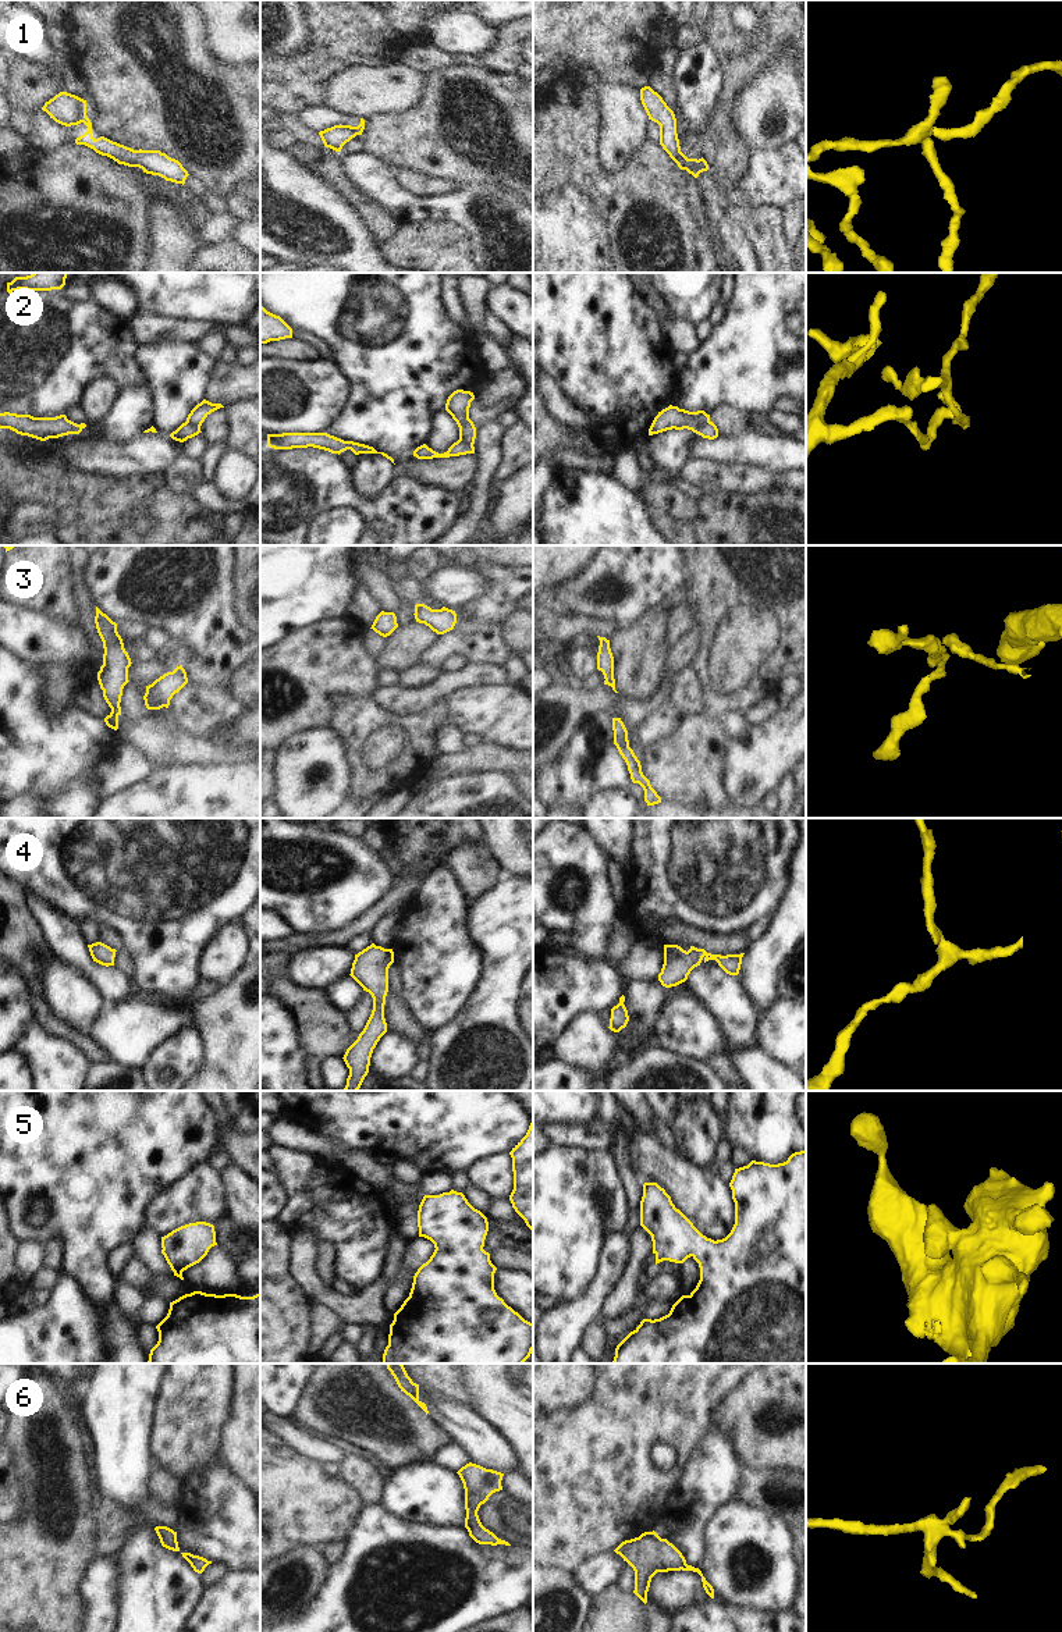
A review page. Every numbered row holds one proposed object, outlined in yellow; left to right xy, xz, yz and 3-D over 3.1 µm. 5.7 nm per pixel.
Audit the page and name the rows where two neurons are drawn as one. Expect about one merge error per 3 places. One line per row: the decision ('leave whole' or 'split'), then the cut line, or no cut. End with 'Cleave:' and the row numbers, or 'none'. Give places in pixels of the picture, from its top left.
1: split | xy (85, 116), (73, 124)
2: split | yz (709, 420), (696, 433)
3: leave whole | no cut
4: leave whole | no cut
5: leave whole | no cut
6: leave whole | no cut
Cleave: 1, 2

